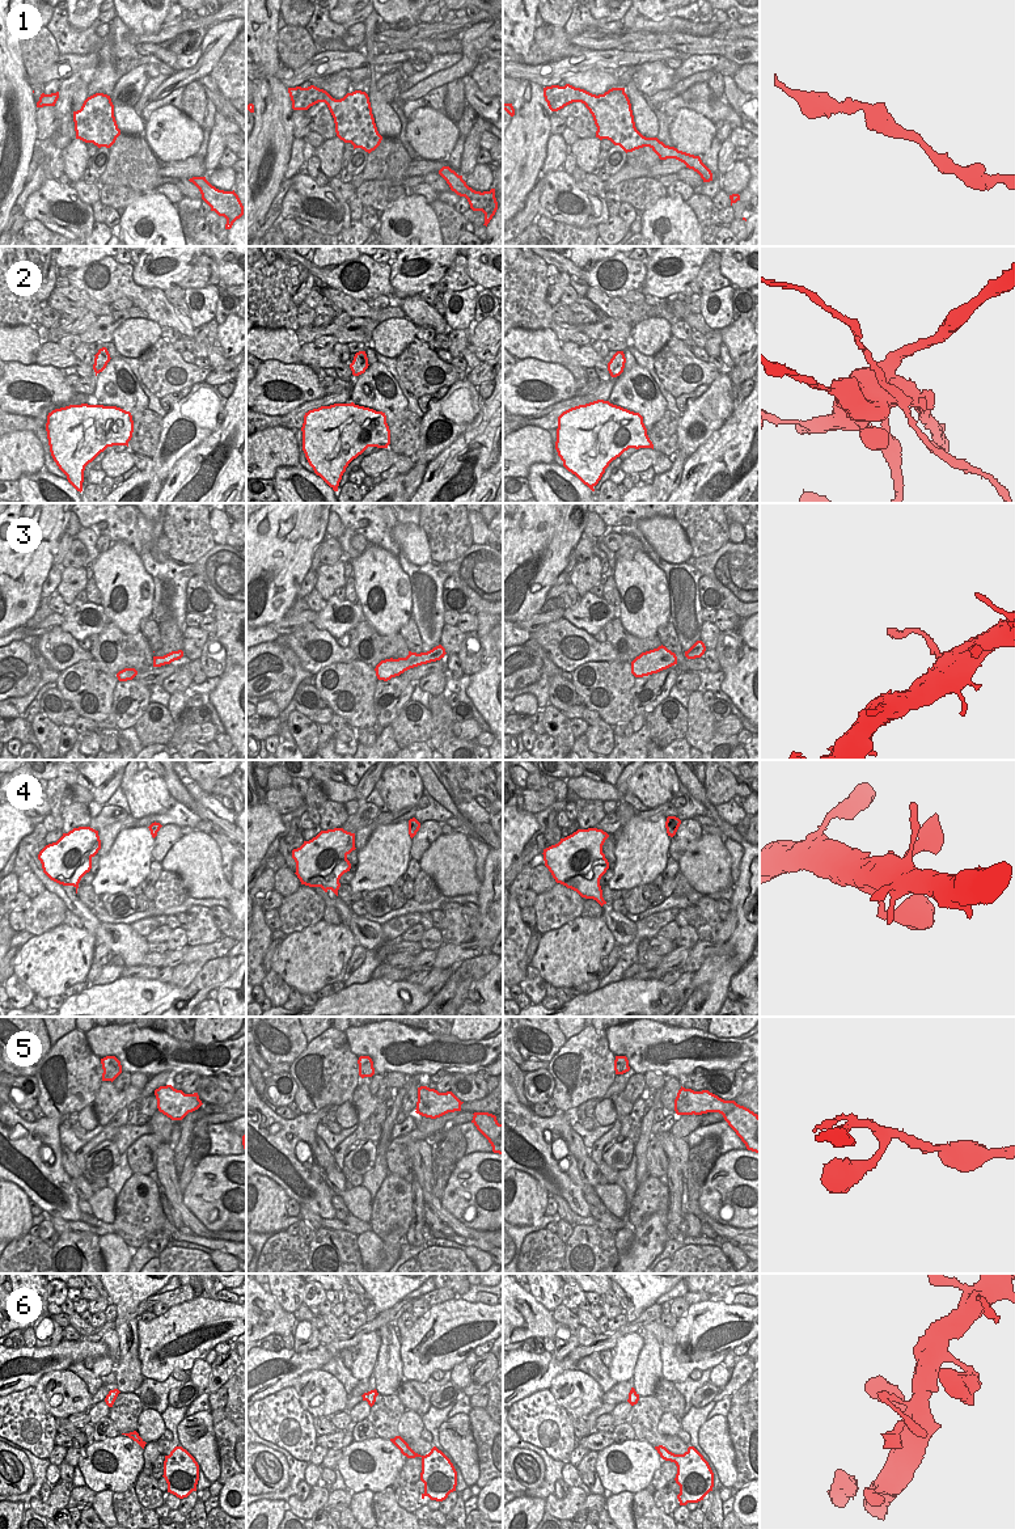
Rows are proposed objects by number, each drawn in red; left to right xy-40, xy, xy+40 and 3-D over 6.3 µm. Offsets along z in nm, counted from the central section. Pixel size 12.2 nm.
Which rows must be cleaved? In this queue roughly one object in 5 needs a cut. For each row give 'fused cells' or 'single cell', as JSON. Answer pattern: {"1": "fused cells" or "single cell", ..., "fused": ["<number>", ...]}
{"1": "single cell", "2": "fused cells", "3": "single cell", "4": "single cell", "5": "single cell", "6": "single cell", "fused": ["2"]}

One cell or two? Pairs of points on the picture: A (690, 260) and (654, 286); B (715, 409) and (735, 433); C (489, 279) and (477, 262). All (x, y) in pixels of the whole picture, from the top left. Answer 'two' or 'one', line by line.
A: one
B: two
C: one

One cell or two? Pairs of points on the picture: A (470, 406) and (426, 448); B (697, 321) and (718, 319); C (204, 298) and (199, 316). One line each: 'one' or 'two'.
A: one
B: two
C: one

